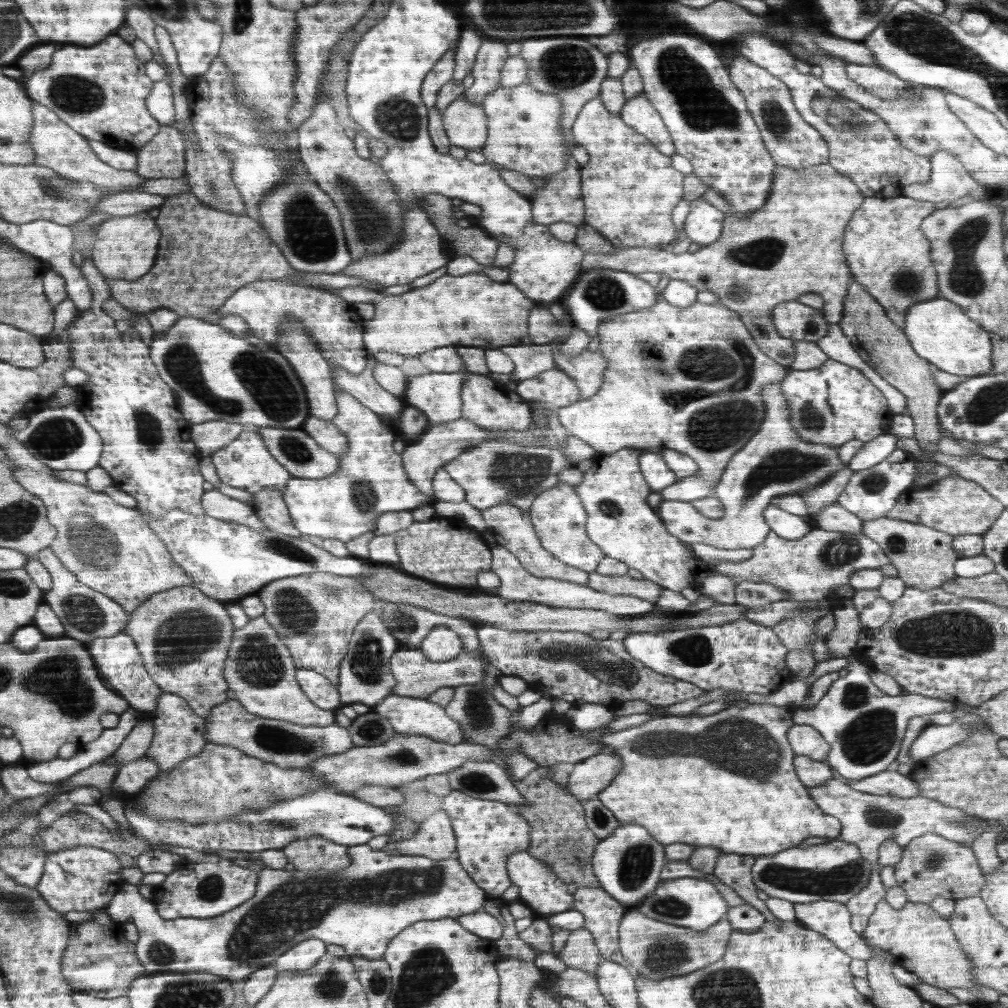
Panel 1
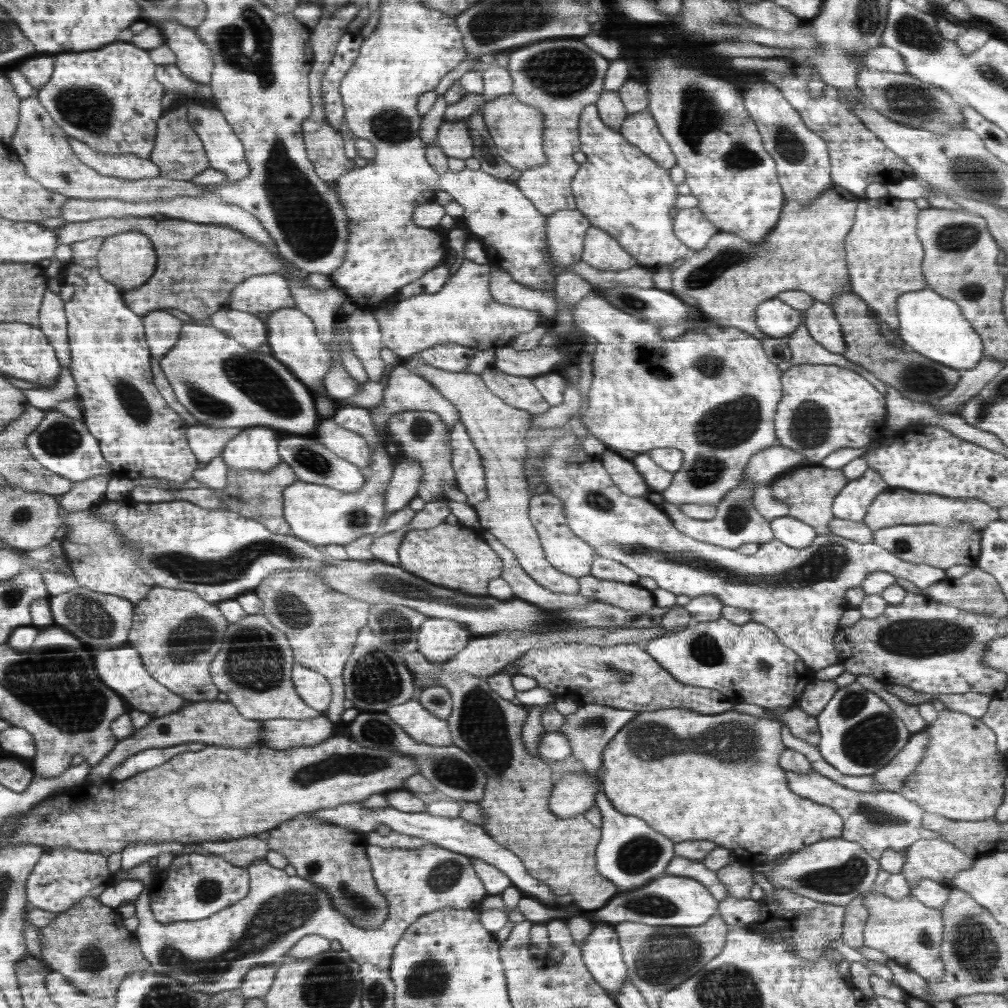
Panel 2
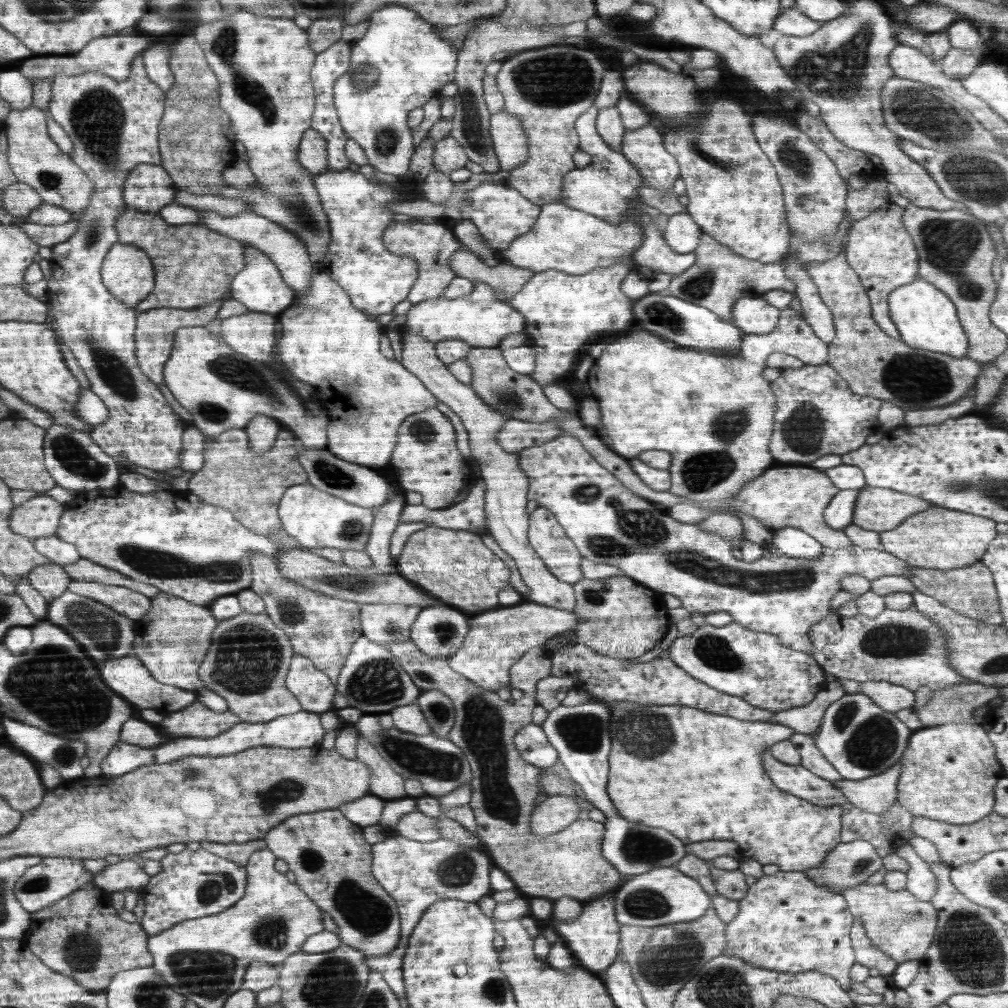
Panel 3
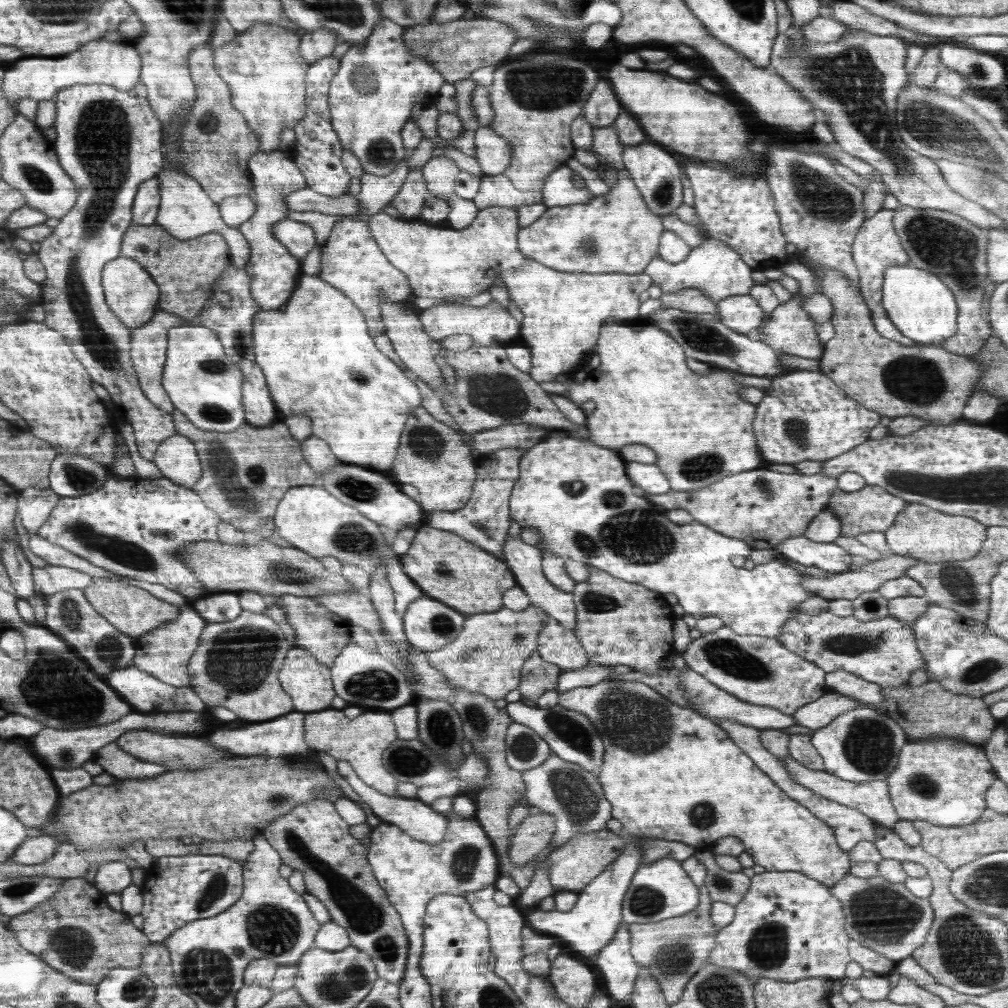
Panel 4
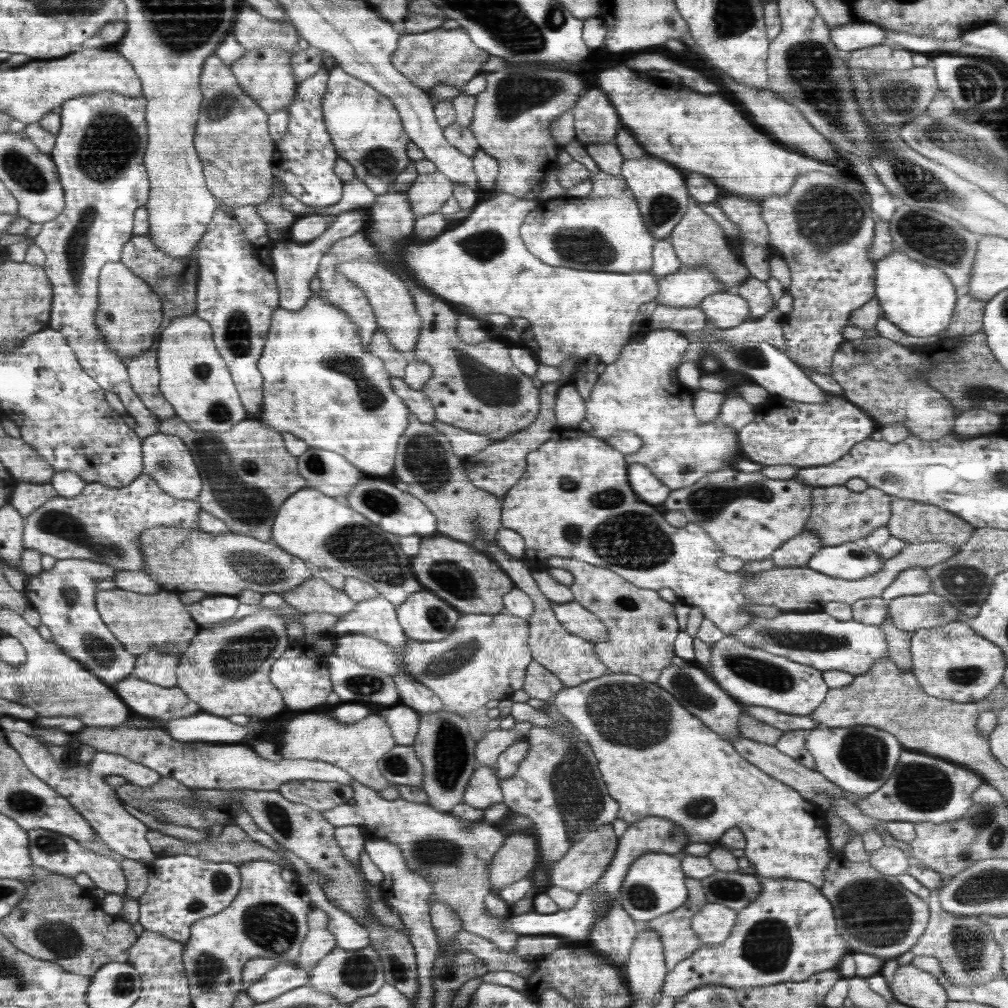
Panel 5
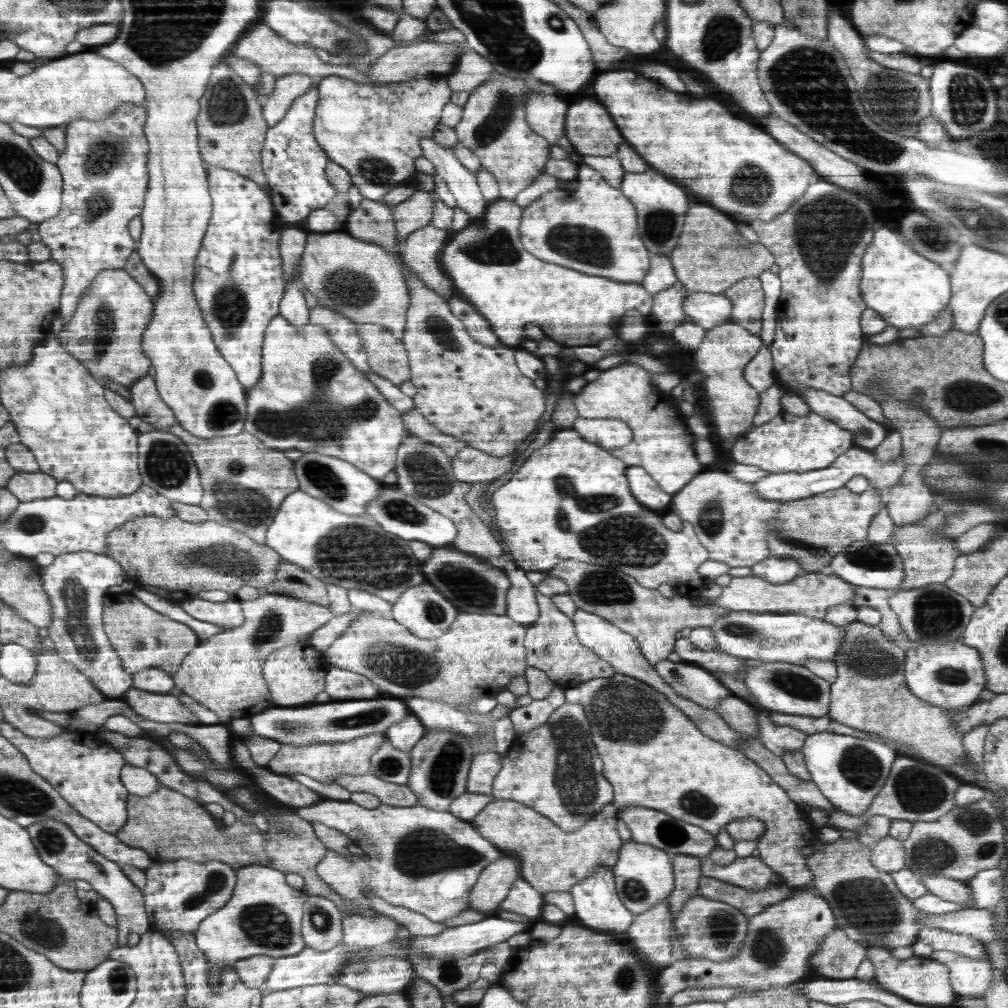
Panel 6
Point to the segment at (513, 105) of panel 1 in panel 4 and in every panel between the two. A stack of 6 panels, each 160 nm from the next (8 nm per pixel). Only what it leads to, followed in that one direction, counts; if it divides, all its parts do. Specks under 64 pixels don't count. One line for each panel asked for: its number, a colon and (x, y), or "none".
2: (517, 129)
3: (511, 143)
4: (494, 155)

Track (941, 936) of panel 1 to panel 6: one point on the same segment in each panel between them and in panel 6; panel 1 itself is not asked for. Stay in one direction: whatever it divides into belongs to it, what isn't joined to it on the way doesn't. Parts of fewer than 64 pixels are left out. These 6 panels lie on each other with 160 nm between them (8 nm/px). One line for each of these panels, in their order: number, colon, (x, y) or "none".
2: (910, 933)
3: (899, 924)
4: (885, 916)
5: (875, 914)
6: (866, 904)

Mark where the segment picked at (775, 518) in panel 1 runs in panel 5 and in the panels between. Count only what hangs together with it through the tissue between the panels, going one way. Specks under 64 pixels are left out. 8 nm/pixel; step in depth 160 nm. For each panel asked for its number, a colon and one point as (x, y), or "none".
2: (796, 534)
3: (792, 542)
4: (831, 557)
5: (853, 560)

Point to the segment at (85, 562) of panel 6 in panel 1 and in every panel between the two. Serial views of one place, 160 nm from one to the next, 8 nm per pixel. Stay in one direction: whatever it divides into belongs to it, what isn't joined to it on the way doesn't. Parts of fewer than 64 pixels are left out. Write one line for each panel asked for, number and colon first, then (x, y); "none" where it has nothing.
1: (84, 612)
2: (104, 621)
3: (106, 634)
4: (69, 613)
5: (65, 596)

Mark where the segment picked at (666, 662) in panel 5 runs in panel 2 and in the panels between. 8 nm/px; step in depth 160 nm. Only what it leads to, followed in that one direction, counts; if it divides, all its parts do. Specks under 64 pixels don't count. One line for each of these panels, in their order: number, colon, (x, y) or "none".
2: (631, 597)
3: (617, 617)
4: (618, 622)

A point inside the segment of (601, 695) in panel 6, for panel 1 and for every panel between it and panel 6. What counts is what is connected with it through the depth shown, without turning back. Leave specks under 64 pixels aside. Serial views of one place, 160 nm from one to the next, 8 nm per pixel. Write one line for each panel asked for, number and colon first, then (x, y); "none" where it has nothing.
1: (728, 780)
2: (692, 776)
3: (699, 776)
4: (669, 773)
5: (683, 771)

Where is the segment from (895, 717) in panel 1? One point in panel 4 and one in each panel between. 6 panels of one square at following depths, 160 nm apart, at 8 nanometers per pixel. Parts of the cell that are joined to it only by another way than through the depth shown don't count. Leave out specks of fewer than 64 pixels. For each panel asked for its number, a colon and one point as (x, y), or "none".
2: (860, 734)
3: (859, 739)
4: (860, 745)

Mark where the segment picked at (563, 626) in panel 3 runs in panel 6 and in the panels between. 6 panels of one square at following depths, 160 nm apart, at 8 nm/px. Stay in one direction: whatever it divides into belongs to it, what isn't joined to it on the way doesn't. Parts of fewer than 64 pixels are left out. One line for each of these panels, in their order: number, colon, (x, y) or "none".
4: (487, 656)
5: (486, 657)
6: (479, 654)

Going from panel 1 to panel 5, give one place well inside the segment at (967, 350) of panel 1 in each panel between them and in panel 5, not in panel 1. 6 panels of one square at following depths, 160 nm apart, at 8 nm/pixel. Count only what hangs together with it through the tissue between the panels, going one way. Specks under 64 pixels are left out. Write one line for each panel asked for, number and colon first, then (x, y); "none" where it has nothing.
2: (930, 324)
3: (925, 318)
4: (919, 304)
5: (919, 299)

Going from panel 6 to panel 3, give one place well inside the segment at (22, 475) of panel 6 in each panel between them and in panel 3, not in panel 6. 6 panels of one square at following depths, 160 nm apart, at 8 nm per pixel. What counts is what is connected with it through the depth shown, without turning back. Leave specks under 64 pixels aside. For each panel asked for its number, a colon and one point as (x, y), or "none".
3: (38, 517)
4: (35, 505)
5: (27, 497)

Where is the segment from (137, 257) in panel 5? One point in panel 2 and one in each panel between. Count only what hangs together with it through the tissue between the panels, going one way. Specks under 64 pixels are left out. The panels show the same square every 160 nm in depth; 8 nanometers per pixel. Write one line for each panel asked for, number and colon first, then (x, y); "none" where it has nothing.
2: (199, 265)
3: (194, 266)
4: (186, 271)

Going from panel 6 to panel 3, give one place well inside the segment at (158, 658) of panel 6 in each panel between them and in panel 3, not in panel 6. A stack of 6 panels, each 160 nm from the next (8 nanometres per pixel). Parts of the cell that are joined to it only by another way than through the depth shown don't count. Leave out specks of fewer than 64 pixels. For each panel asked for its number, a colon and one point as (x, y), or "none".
3: (126, 601)
4: (133, 610)
5: (161, 621)

